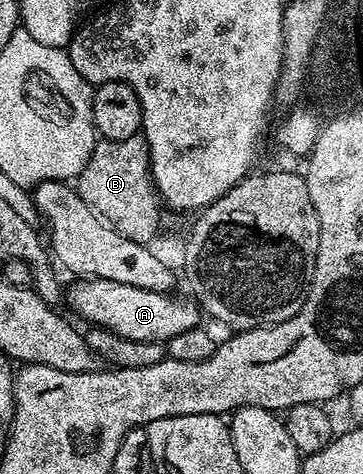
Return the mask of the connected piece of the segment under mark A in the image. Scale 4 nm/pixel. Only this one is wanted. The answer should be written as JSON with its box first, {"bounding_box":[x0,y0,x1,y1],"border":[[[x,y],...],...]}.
{"bounding_box":[68,278,200,344],"border":[[[79,278],[68,287],[68,303],[70,307],[82,319],[87,319],[87,324],[95,327],[103,327],[109,331],[115,331],[120,337],[128,337],[132,341],[148,341],[149,343],[166,344],[169,339],[176,337],[176,333],[184,333],[188,329],[199,326],[200,308],[193,298],[177,299],[177,294],[164,291],[149,291],[148,289],[136,289],[136,285],[120,285],[120,281],[108,281],[107,279]]]}

